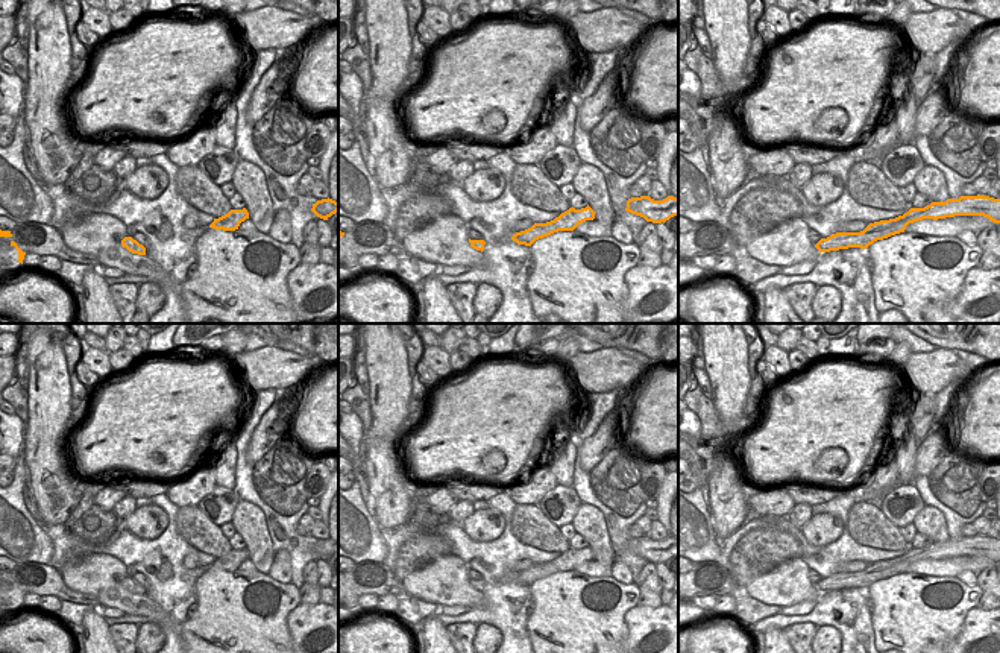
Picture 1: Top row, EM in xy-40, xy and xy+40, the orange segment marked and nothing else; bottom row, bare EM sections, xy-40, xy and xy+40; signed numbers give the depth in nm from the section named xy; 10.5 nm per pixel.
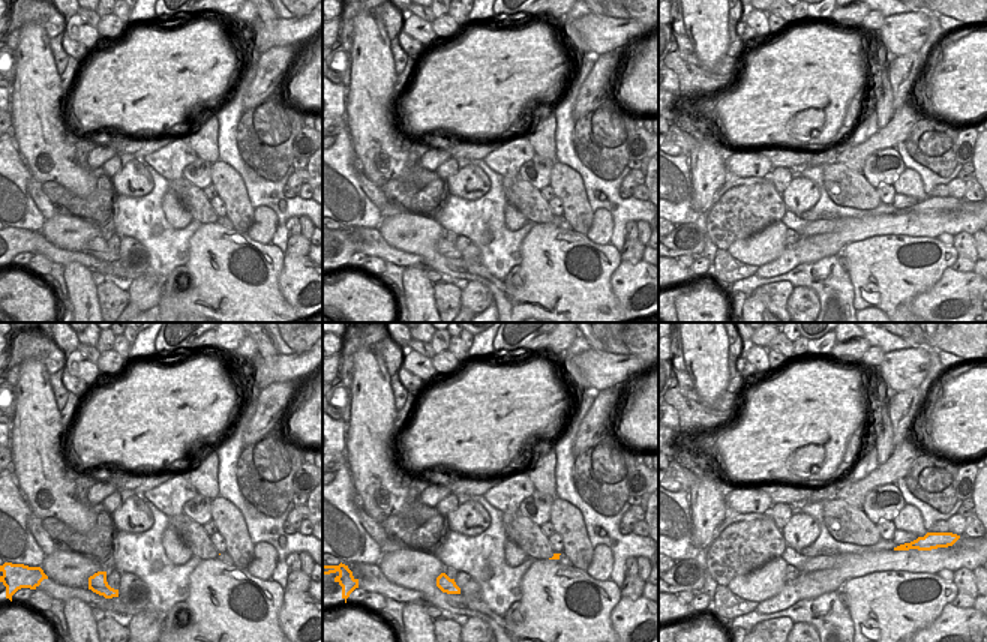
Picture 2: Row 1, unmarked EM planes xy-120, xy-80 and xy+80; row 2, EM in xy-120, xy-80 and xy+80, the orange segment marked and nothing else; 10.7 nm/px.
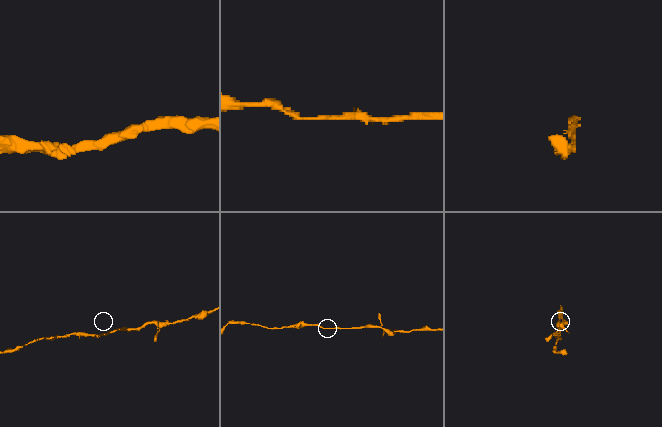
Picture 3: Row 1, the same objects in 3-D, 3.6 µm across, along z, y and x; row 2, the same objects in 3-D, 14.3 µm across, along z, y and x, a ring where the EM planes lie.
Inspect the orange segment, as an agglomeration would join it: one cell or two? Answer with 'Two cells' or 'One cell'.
One cell

